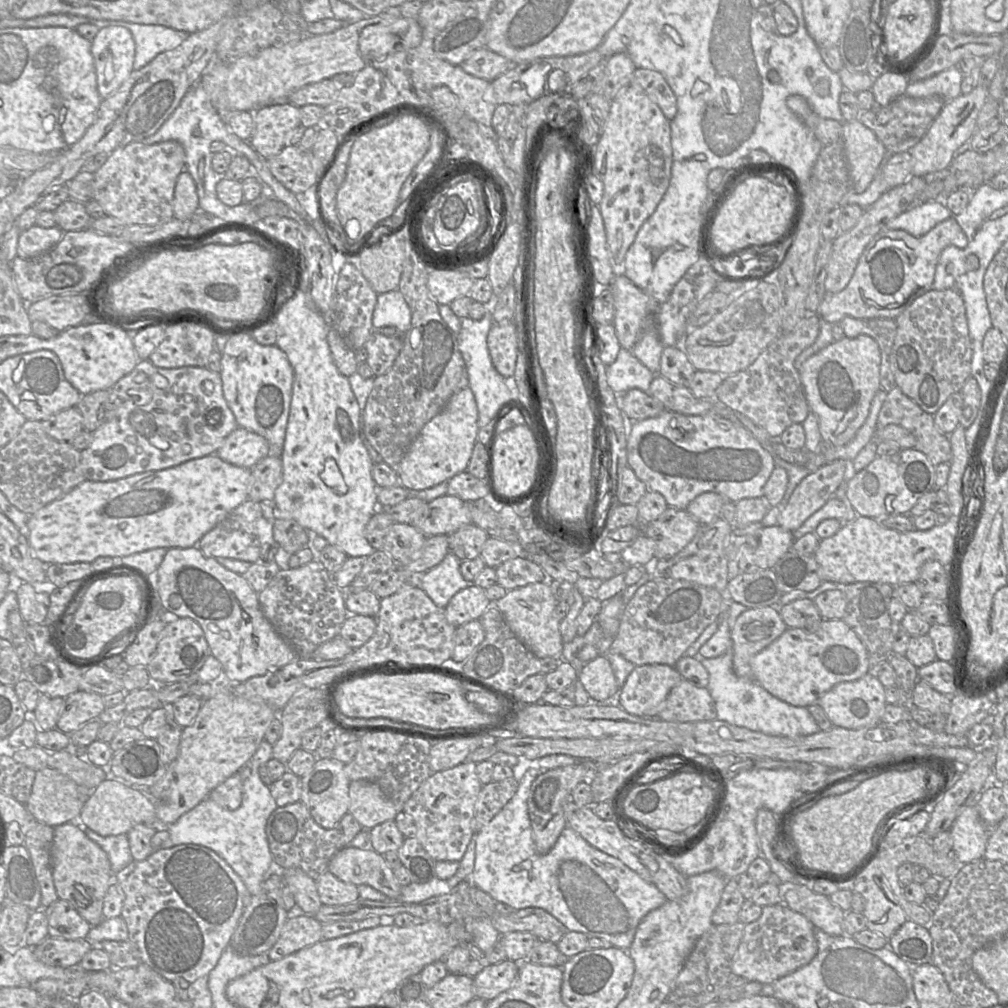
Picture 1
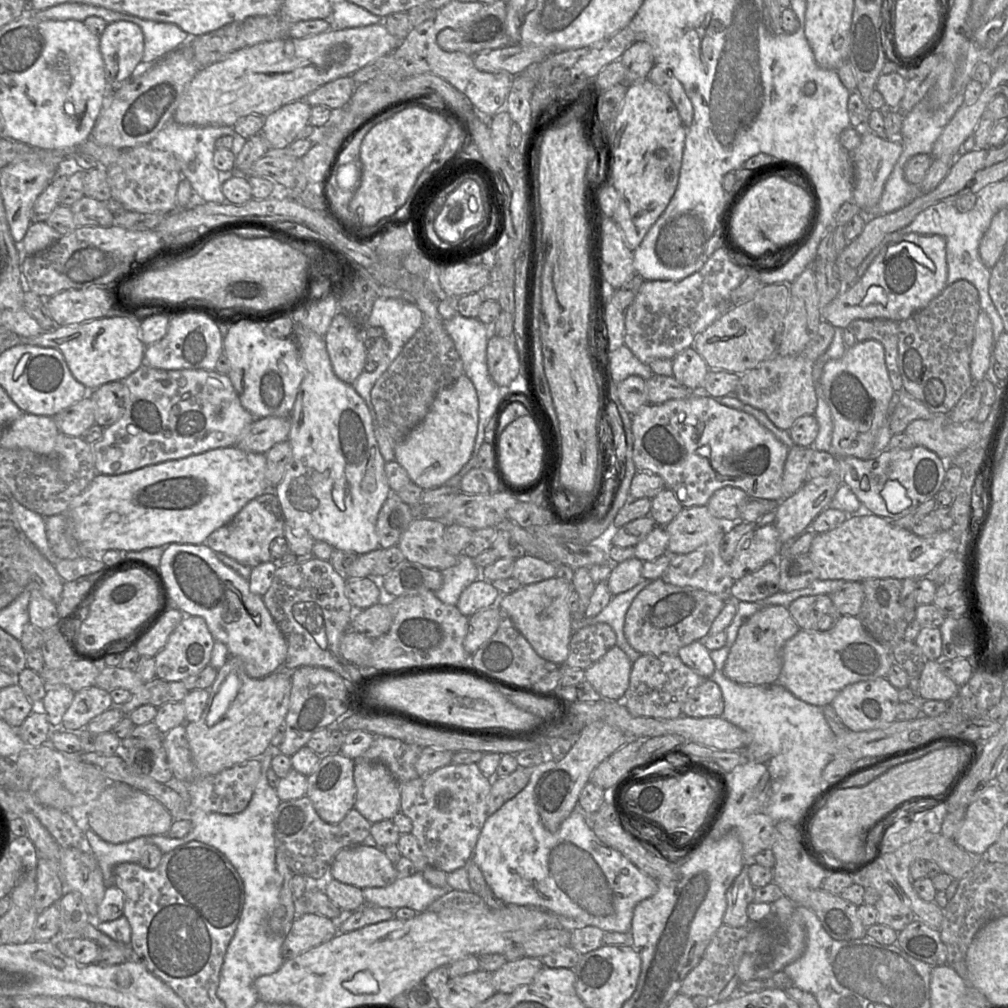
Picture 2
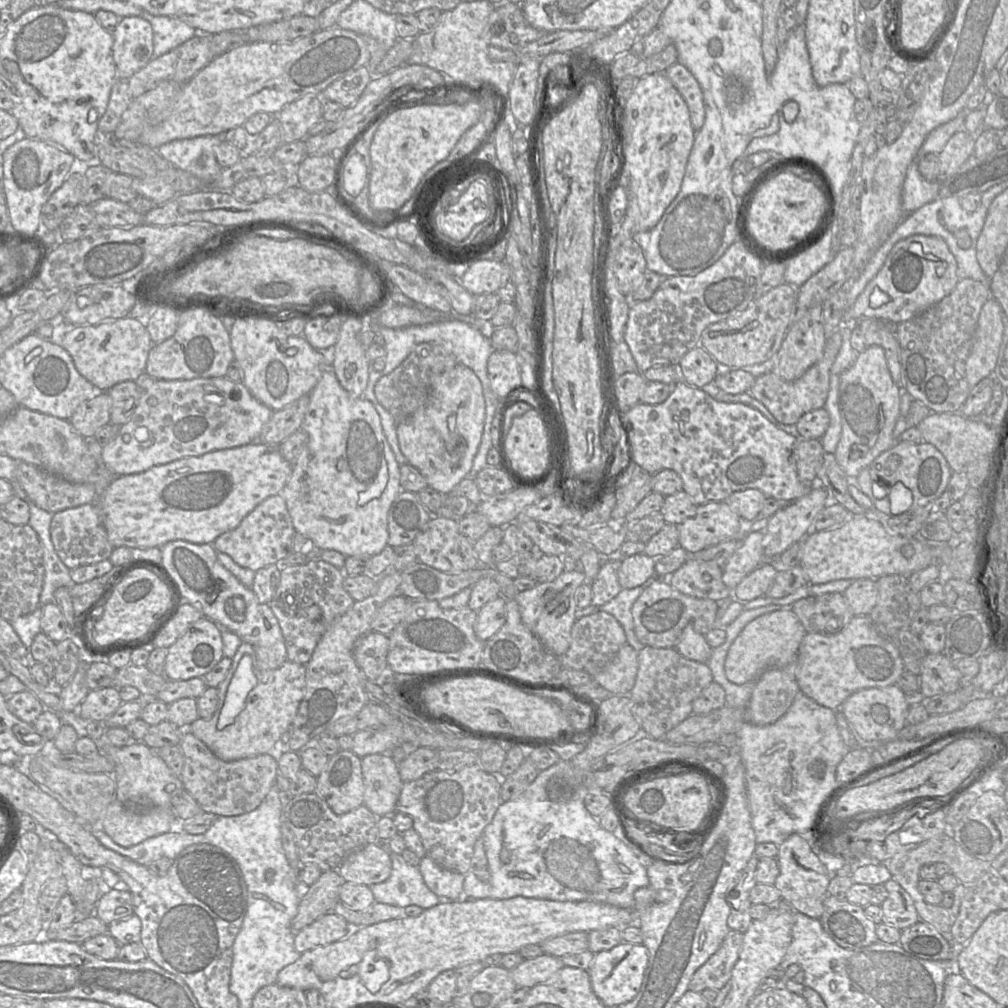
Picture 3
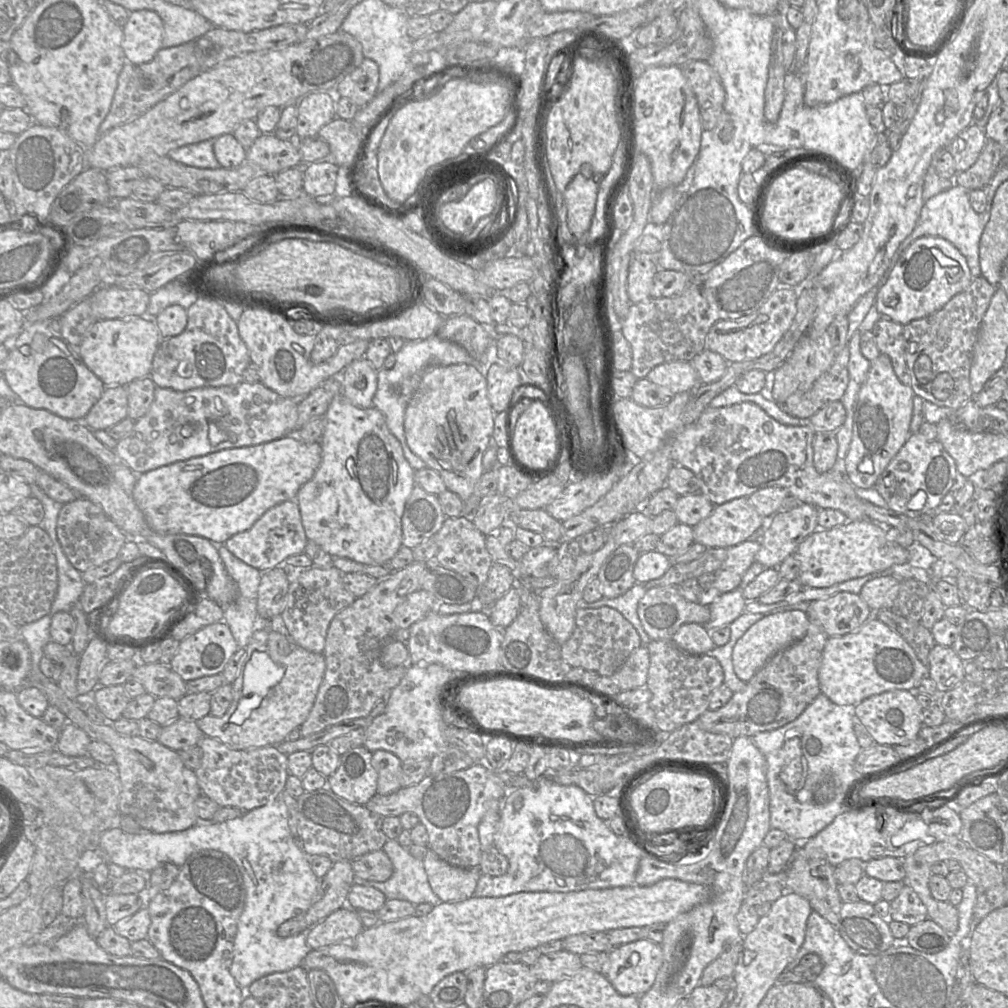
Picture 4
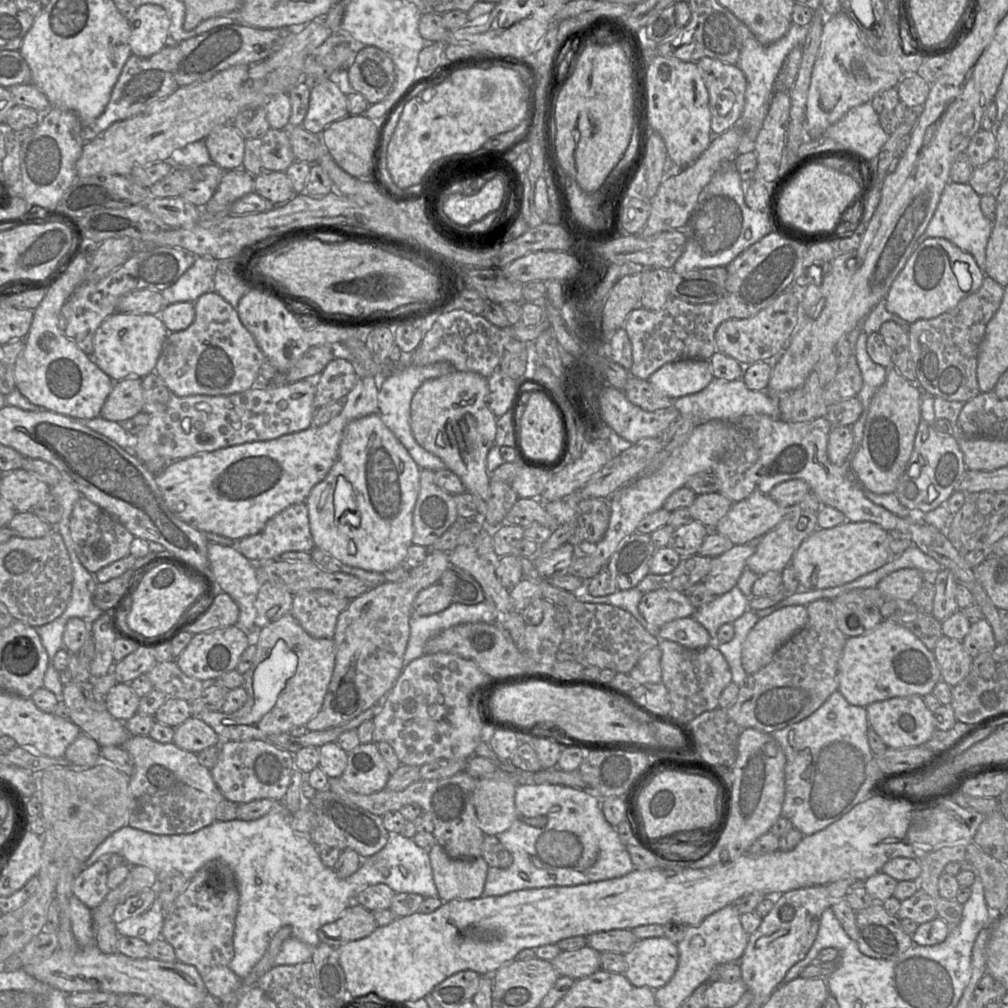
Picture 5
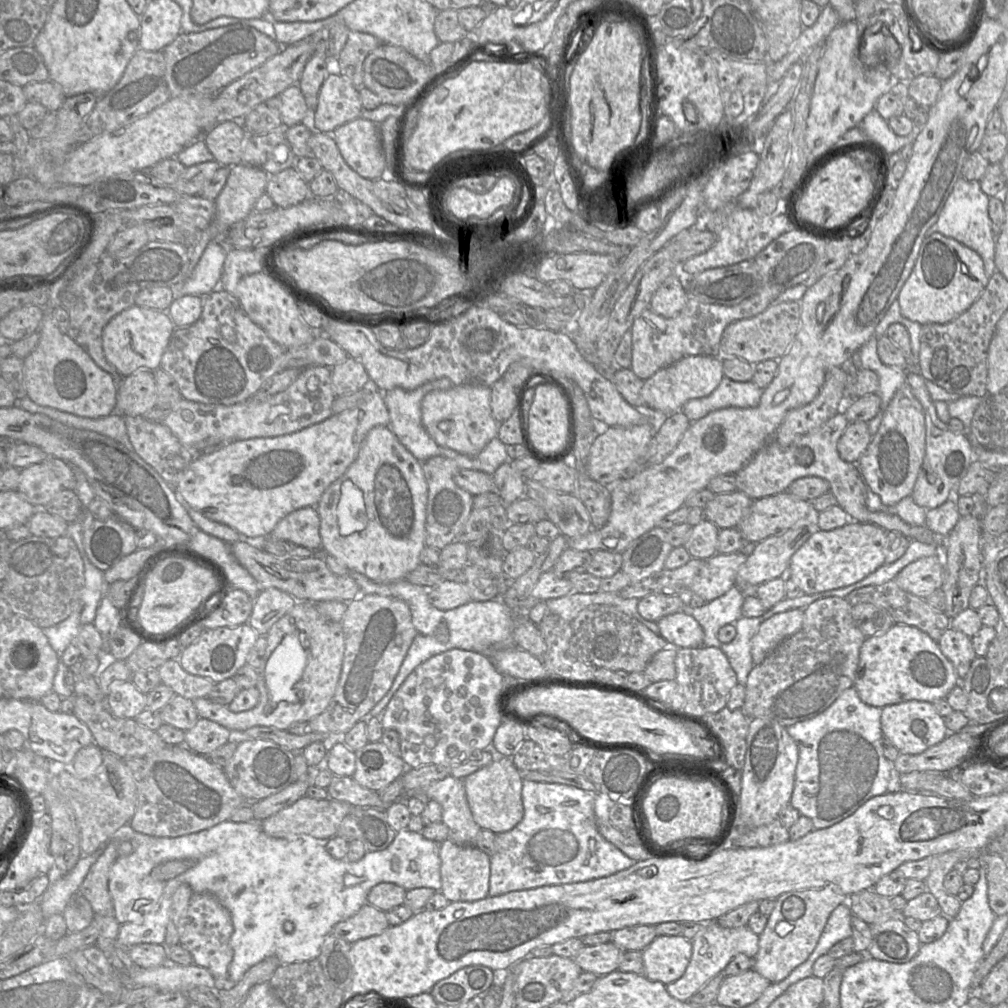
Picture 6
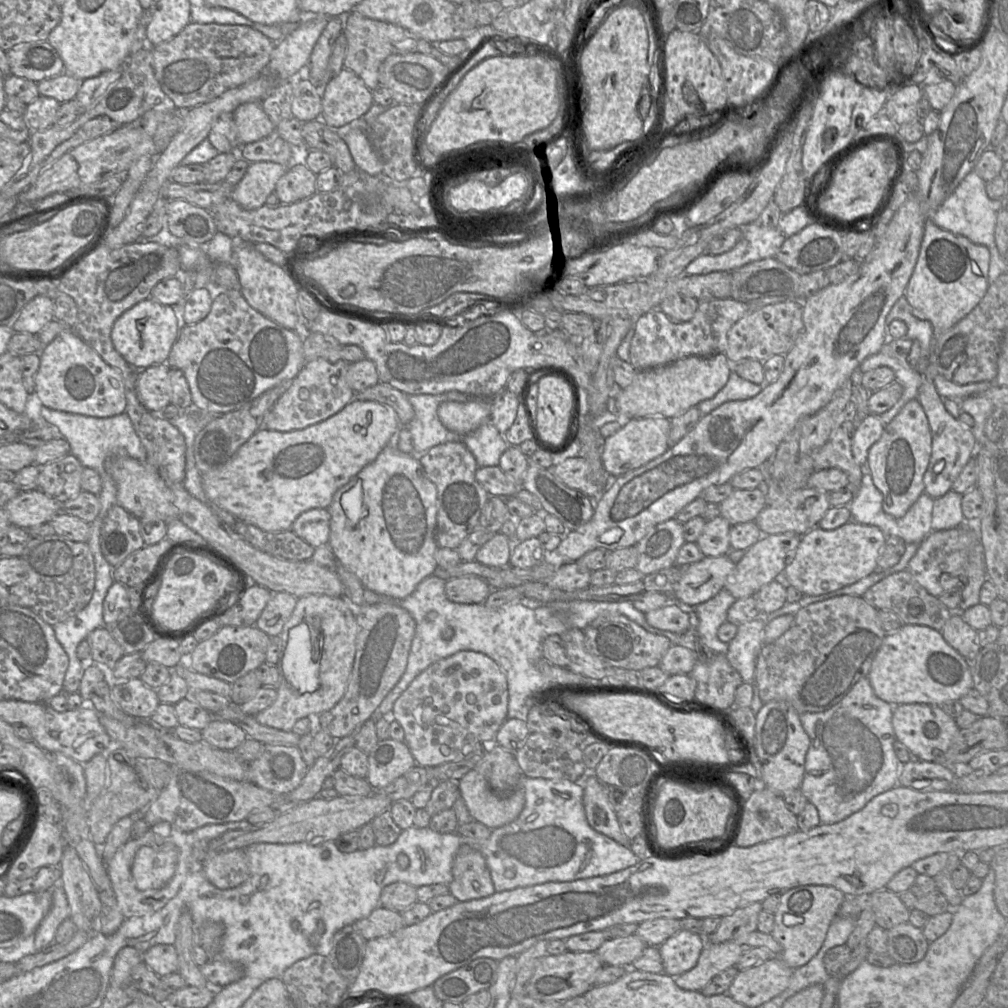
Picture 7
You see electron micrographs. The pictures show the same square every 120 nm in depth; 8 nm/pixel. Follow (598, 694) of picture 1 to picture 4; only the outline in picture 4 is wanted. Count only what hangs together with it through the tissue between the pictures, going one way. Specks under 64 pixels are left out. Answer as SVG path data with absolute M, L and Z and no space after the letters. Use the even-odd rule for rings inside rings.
M646 645L635 649L624 664L610 676L622 691L646 686L650 665L649 651Z

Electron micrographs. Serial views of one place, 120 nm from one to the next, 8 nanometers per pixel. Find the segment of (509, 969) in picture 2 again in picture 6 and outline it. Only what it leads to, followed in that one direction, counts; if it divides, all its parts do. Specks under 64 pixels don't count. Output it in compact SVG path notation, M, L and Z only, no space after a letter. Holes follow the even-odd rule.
M613 942L598 945L584 946L574 957L583 972L592 972L598 976L609 974L618 970L624 952Z

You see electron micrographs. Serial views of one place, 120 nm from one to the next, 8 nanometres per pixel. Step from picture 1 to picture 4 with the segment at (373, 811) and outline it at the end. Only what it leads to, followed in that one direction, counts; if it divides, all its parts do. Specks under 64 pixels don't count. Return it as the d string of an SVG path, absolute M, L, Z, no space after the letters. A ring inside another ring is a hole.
M377 750L372 753L371 764L377 773L377 794L390 795L402 788L402 761L396 755L385 750Z

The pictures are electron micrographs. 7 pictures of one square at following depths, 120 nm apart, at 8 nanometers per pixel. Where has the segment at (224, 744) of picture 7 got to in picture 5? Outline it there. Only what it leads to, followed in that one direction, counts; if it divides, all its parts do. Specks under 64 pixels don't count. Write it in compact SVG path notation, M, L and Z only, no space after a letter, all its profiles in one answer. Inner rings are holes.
M190 717L174 729L173 741L176 746L192 753L198 753L212 746L219 746L222 739L199 717Z

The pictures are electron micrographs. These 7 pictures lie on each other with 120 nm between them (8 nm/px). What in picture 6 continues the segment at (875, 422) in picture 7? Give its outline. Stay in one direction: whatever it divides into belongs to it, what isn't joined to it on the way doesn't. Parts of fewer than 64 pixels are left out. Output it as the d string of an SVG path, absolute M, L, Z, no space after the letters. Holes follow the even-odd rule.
M866 422L849 423L837 443L840 458L849 463L858 463L871 439Z

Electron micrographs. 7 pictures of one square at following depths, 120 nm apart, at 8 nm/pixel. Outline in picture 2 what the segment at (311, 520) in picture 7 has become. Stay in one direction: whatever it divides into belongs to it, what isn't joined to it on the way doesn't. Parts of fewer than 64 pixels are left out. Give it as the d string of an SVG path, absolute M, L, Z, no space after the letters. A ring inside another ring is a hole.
M273 490L254 498L226 525L211 533L205 541L216 553L223 553L251 568L266 562L279 562L289 553L284 537L286 524L281 505Z

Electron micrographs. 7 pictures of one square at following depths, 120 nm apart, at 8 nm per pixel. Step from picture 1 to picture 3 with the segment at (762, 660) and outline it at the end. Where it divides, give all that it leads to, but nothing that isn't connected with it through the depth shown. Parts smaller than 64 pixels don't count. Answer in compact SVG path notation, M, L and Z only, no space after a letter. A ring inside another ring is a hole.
M855 616L837 634L806 633L797 652L796 680L800 691L832 710L857 690L896 684L904 670L898 649L876 631L869 616Z

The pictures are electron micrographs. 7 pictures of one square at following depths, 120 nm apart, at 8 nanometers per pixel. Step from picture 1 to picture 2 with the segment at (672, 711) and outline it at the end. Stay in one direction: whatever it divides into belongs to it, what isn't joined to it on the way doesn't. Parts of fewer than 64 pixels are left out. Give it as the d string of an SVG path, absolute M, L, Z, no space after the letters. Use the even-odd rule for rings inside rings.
M710 679L691 691L682 706L682 715L688 717L722 717L724 700L719 686Z

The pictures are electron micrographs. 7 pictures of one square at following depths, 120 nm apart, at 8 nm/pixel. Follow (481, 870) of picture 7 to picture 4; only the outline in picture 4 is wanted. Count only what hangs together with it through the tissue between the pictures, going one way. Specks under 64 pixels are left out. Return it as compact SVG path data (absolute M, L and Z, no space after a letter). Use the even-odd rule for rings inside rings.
M431 850L423 865L432 891L442 902L460 902L474 896L481 876L479 868L452 866Z

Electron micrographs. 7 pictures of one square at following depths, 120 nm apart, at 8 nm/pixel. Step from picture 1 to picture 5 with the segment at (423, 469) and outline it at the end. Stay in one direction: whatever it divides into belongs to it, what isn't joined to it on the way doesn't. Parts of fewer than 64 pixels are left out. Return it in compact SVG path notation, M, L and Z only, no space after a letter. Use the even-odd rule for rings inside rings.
M454 370L425 381L415 392L410 406L410 425L417 443L440 458L475 498L478 517L484 522L490 496L487 455L495 445L497 417L489 408L487 378L470 371Z

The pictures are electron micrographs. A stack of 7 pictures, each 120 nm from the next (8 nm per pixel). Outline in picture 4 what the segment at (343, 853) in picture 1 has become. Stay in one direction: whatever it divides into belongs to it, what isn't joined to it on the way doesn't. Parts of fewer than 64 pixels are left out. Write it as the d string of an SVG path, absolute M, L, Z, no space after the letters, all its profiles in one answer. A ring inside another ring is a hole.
M383 850L367 853L351 861L355 881L385 882L393 874L393 865Z

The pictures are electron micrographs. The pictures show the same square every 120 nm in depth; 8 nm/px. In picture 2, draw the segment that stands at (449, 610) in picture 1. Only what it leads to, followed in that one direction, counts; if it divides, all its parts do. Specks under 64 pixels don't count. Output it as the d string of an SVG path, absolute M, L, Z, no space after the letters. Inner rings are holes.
M479 578L461 593L456 607L464 616L470 617L480 610L497 605L499 598L500 592L491 582Z

